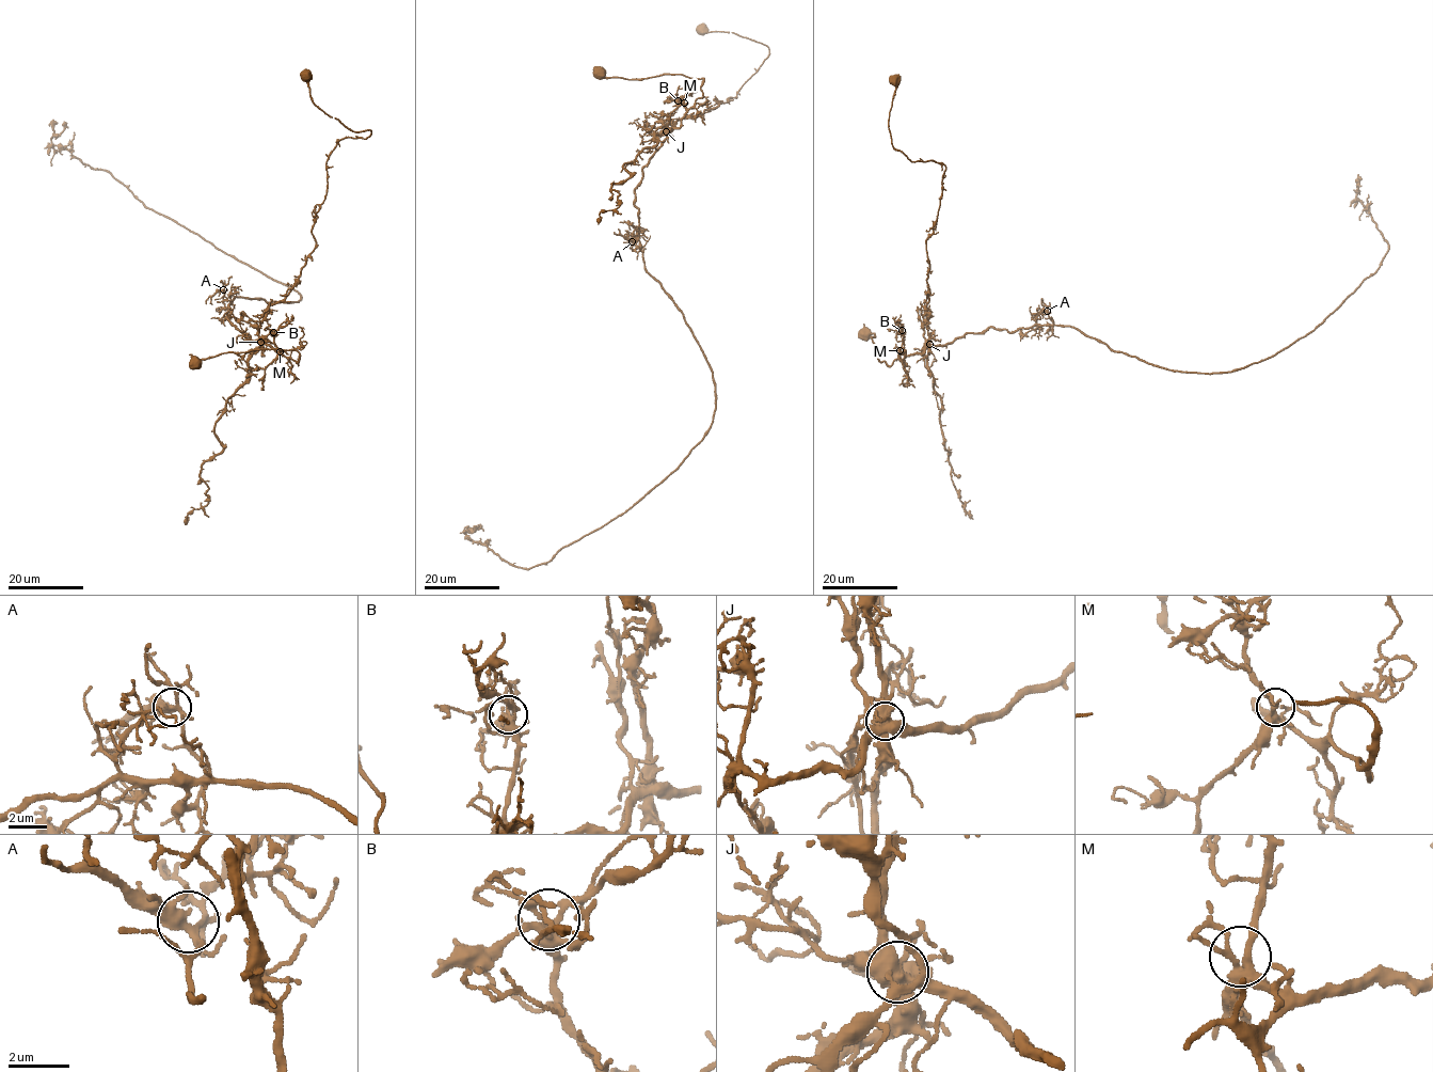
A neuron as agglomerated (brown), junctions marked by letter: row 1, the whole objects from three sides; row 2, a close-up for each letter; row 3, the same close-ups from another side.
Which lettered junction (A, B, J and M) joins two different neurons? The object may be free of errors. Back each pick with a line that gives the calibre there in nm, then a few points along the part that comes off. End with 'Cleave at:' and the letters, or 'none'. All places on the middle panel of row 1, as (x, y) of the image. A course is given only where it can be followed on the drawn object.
J: calibre 500 nm; course (666, 131), (666, 124), (716, 108), (714, 98), (736, 98), (769, 53), (765, 45), (732, 32), (702, 32)
Cleave at: J

